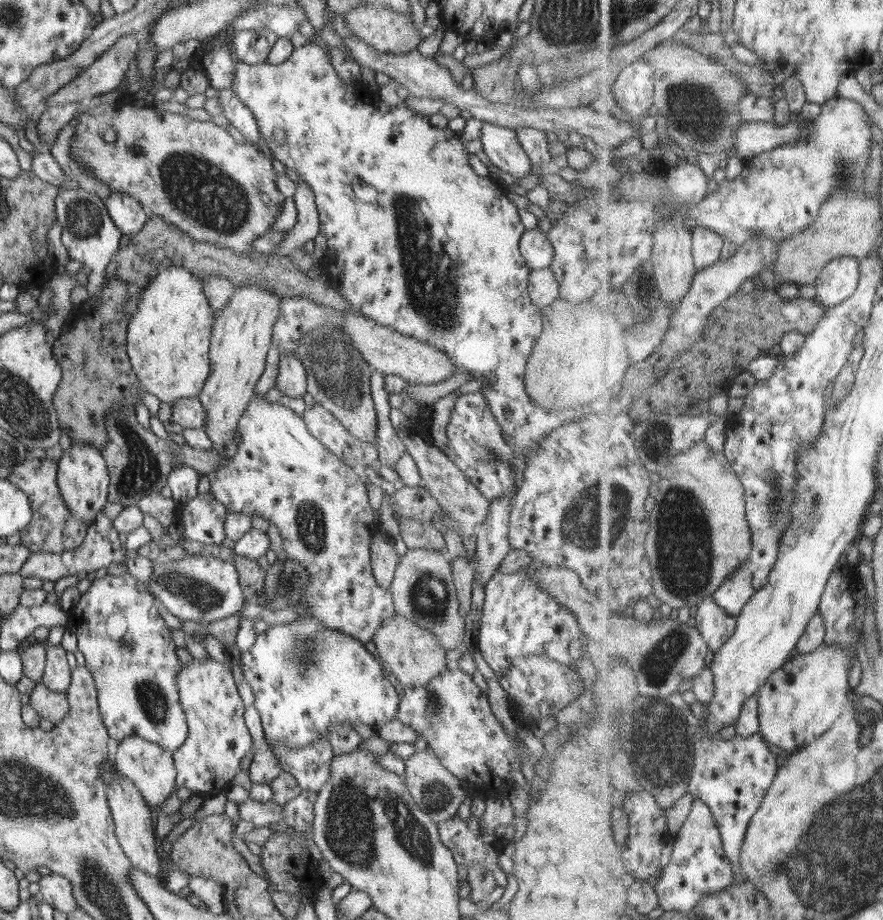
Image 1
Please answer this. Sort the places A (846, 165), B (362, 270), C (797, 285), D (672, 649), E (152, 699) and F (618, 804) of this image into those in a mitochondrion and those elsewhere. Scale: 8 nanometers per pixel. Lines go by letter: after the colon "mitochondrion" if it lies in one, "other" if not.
A: mitochondrion
B: other
C: other
D: mitochondrion
E: mitochondrion
F: other

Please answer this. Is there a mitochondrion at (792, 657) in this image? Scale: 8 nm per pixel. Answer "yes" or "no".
no

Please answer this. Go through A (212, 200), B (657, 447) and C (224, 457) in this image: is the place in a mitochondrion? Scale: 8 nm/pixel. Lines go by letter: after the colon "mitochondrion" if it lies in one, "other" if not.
A: mitochondrion
B: mitochondrion
C: other

